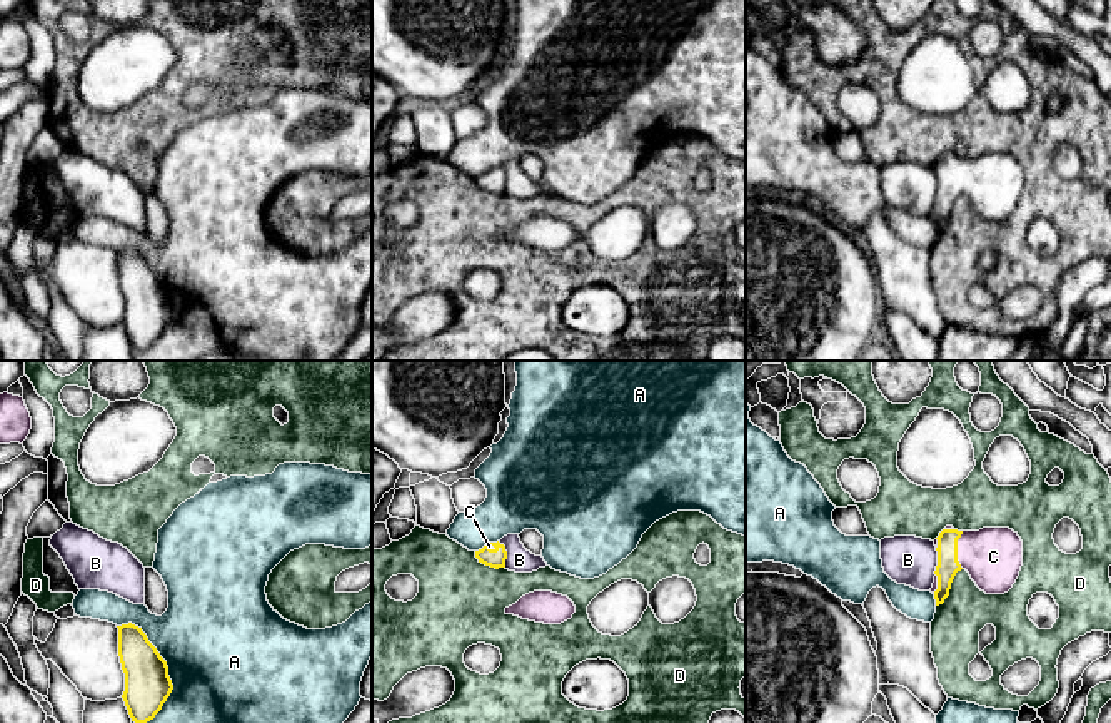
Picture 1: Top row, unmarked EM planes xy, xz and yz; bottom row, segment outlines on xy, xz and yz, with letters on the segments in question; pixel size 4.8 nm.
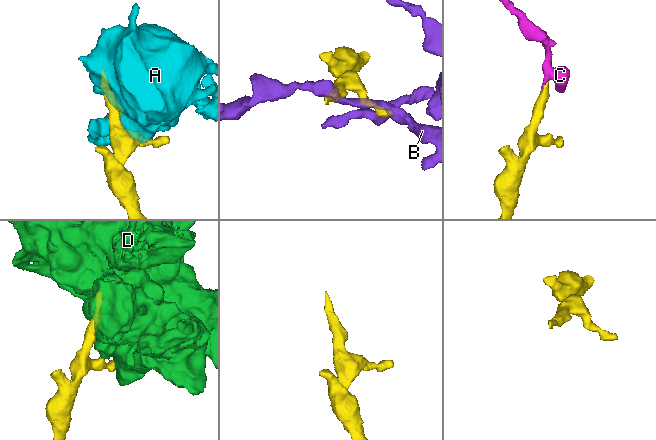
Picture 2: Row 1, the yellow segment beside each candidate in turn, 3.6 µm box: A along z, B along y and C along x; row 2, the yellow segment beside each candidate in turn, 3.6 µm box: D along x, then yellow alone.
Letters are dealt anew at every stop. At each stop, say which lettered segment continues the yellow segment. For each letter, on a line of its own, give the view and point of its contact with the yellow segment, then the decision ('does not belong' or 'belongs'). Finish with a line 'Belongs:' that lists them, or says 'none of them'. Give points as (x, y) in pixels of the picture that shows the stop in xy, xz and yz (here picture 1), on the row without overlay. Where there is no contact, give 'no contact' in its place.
A: meets yellow in xy at (167, 293); does not belong
B: meets yellow in xz at (506, 179); does not belong
C: meets yellow in yz at (956, 176); belongs
D: meets yellow in yz at (950, 214); does not belong
Belongs: C

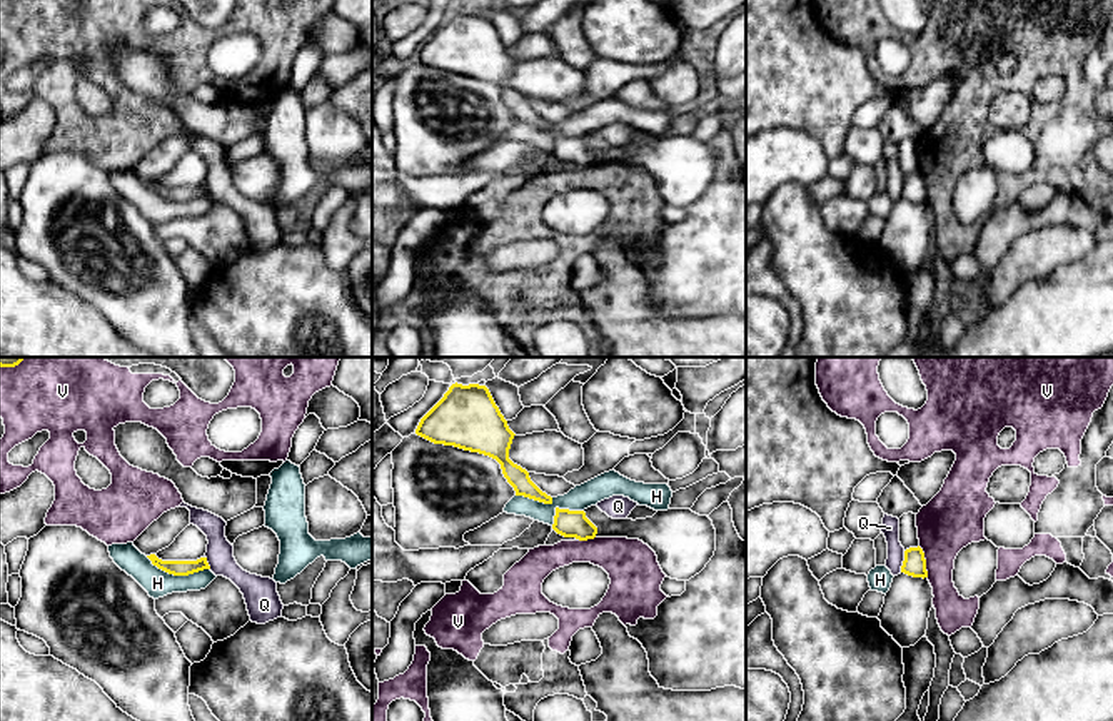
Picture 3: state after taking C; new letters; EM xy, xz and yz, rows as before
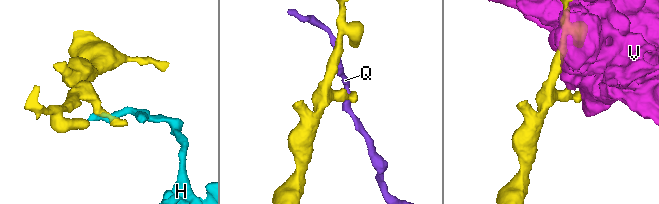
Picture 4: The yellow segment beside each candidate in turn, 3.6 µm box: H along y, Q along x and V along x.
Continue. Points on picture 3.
H: meets yellow in xy at (177, 201); does not belong
Q: meets yellow in yz at (903, 187); does not belong
V: meets yellow in yz at (925, 187); does not belong
Belongs: none of them

